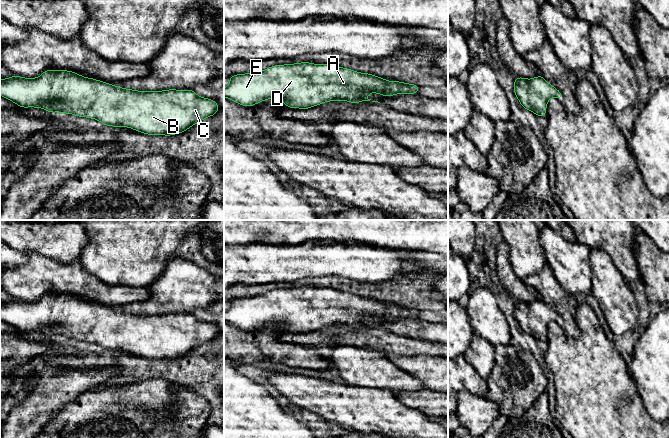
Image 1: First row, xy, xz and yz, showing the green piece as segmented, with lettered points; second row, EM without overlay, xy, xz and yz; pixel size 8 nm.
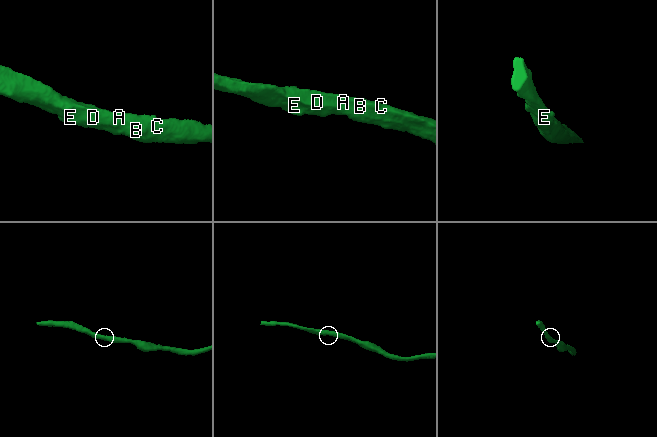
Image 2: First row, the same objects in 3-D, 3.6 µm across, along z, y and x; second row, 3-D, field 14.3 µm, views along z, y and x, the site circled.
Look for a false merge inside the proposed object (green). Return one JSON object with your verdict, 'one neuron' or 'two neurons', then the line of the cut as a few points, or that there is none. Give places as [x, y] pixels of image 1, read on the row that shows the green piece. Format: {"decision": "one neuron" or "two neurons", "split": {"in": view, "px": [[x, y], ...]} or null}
{"decision": "one neuron", "split": null}

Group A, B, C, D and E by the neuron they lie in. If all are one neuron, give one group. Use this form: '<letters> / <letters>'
A B C D E

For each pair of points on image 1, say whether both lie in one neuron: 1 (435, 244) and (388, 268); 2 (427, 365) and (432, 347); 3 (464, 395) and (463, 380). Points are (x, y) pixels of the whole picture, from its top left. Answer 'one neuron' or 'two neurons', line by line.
1: two neurons
2: two neurons
3: two neurons

